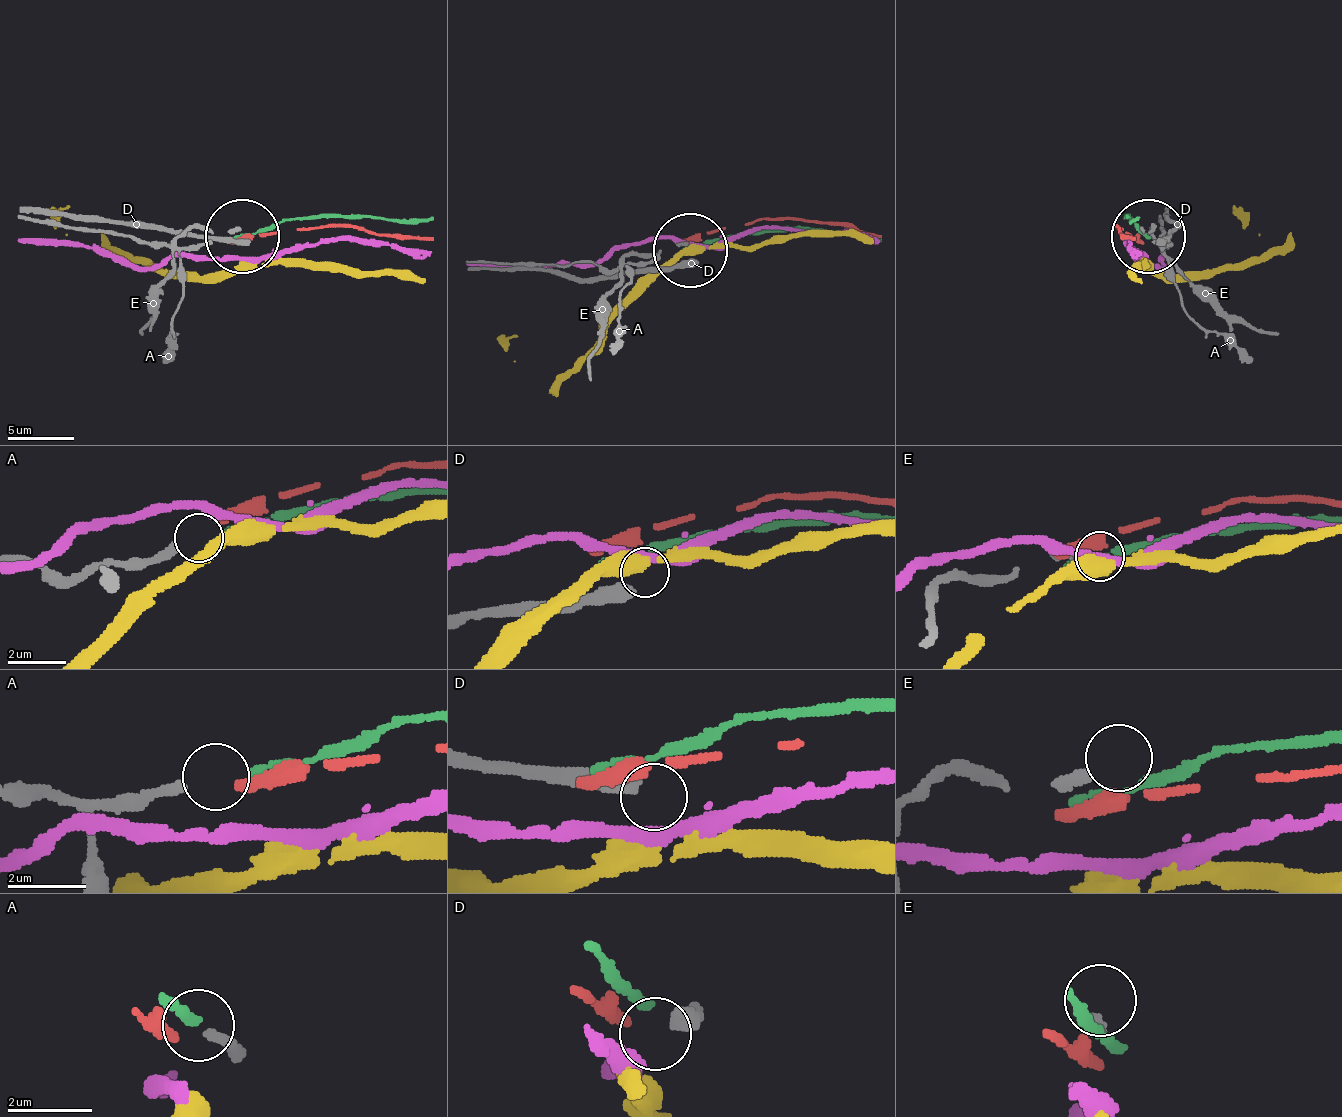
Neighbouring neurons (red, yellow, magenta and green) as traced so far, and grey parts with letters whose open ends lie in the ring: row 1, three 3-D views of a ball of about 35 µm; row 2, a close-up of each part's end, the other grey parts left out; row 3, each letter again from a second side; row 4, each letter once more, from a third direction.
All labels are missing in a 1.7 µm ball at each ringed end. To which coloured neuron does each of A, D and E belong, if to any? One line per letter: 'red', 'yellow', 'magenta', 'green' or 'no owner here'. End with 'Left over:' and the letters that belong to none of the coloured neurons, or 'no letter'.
A: red
D: no owner here
E: no owner here
Left over: D, E

